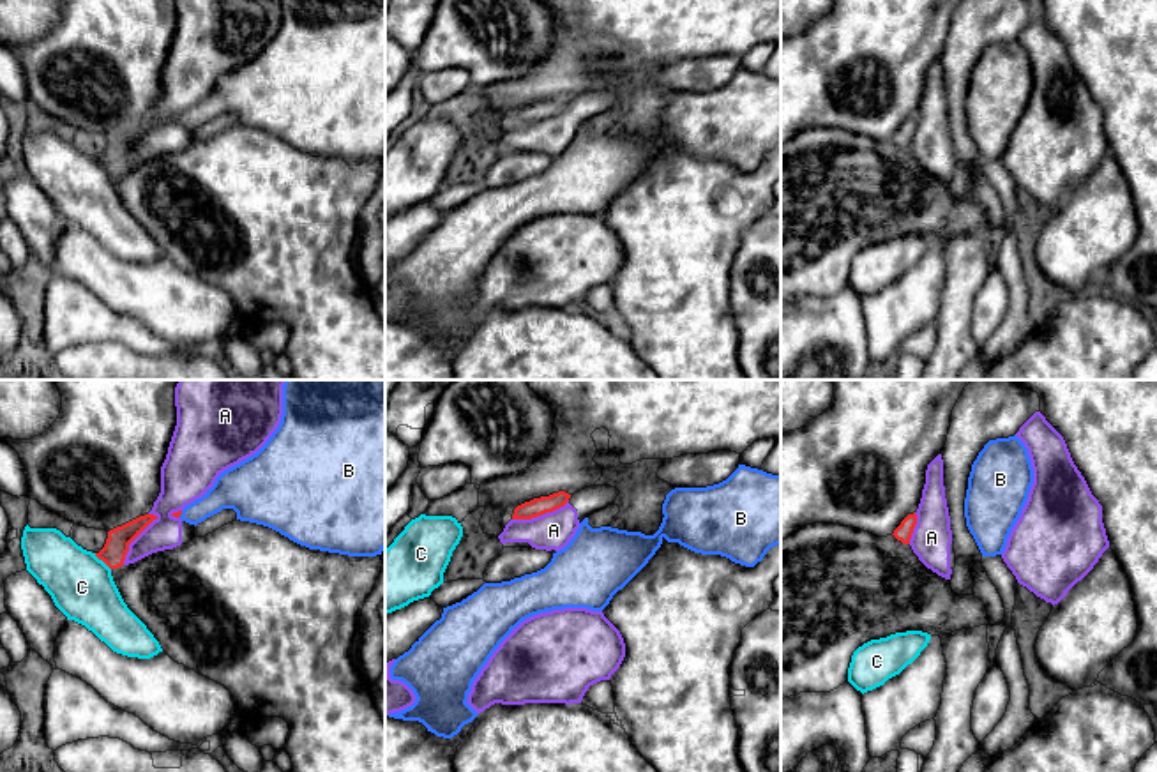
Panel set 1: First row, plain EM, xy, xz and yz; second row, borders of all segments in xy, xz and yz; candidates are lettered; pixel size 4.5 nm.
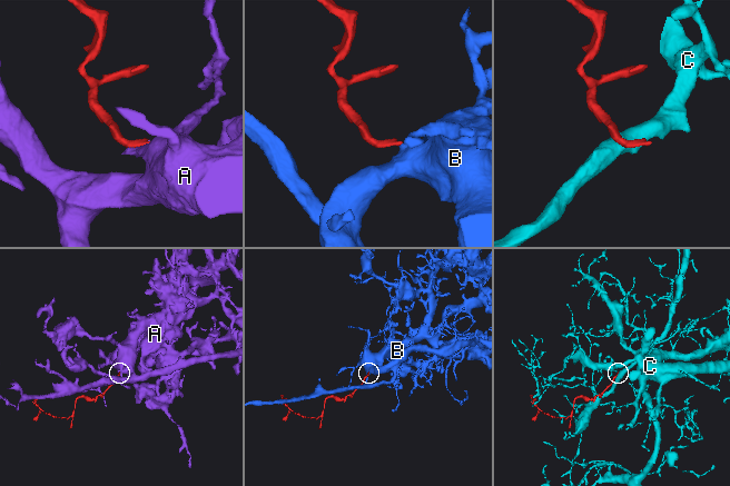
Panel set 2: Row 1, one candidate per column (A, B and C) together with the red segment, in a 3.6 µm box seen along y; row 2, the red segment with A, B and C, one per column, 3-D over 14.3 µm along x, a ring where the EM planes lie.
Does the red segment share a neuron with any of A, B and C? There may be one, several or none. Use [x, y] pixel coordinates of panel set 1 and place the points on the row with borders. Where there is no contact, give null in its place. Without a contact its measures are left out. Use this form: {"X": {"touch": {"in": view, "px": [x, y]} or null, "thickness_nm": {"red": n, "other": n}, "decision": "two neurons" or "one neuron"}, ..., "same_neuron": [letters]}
{"A": {"touch": {"in": "xy", "px": [135, 537]}, "thickness_nm": {"red": 110, "other": 150}, "decision": "two neurons"}, "B": {"touch": {"in": "xy", "px": [181, 513]}, "thickness_nm": {"red": 30, "other": 160}, "decision": "one neuron"}, "C": {"touch": {"in": "xy", "px": [103, 560]}, "thickness_nm": {"red": 110, "other": 300}, "decision": "two neurons"}, "same_neuron": ["B"]}

